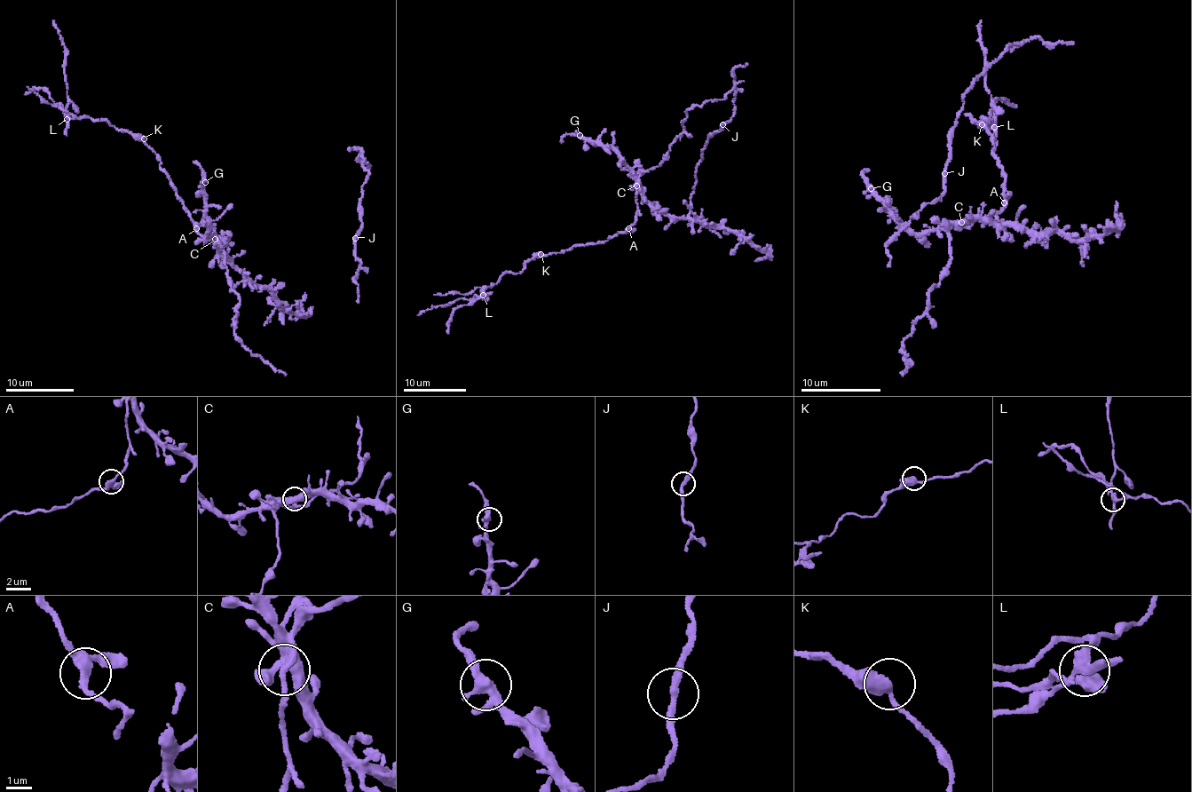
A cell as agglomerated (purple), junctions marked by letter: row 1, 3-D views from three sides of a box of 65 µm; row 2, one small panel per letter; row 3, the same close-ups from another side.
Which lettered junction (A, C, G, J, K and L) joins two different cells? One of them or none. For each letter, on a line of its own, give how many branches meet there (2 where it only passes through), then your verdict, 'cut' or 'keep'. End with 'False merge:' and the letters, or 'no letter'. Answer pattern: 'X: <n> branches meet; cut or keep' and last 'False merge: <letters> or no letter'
A: 3 branches meet; keep
C: 4 branches meet; keep
G: 3 branches meet; keep
J: 2 branches meet; keep
K: 2 branches meet; keep
L: 3 branches meet; cut
False merge: L

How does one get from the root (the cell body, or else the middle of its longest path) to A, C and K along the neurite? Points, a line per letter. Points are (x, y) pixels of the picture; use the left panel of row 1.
A: (234, 328), (239, 296), (231, 290), (225, 252), (221, 242), (209, 243), (209, 239), (202, 237), (196, 228)
C: (234, 328), (239, 296), (231, 290), (225, 252), (215, 239)
K: (234, 328), (239, 296), (231, 290), (222, 243), (209, 243), (196, 231), (144, 138)

